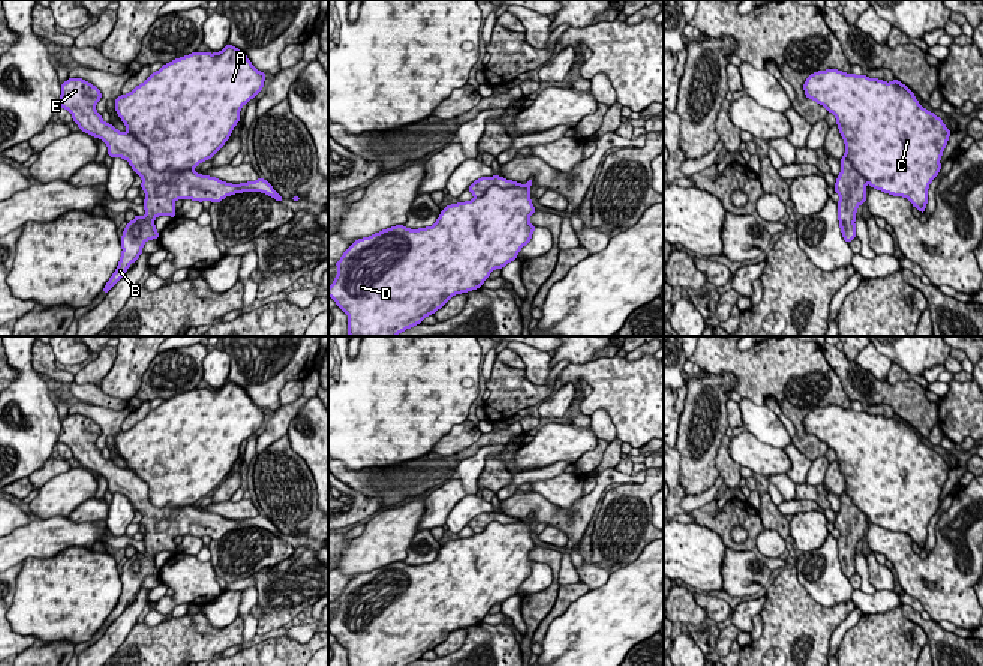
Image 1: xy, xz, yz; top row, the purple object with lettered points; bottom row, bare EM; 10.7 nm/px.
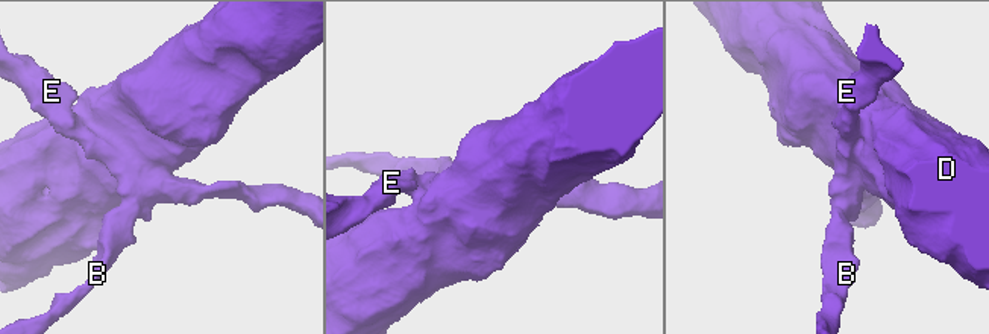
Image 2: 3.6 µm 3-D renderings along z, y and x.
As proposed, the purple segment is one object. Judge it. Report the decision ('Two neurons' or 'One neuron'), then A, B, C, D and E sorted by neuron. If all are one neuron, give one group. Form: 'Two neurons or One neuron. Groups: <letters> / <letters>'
Two neurons. Groups: A C D / B E

